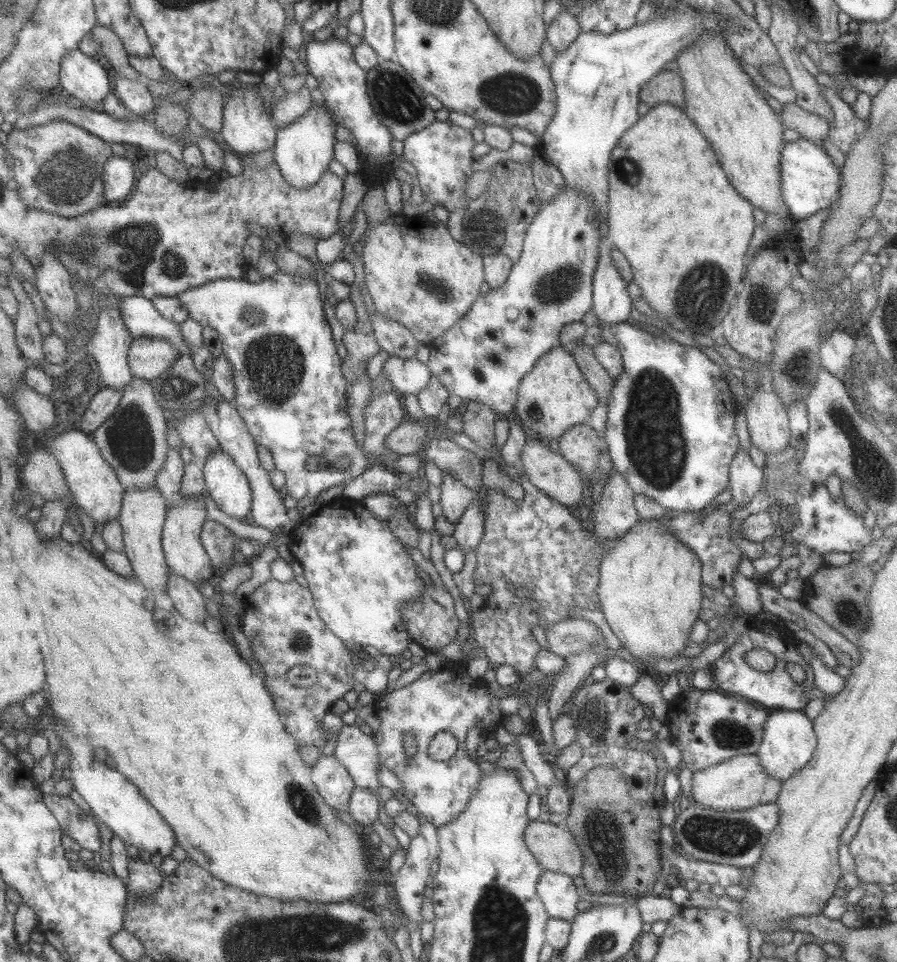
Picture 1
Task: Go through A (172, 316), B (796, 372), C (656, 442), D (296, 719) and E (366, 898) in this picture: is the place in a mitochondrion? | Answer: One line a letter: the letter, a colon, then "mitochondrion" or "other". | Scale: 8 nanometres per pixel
A: other
B: mitochondrion
C: mitochondrion
D: other
E: other

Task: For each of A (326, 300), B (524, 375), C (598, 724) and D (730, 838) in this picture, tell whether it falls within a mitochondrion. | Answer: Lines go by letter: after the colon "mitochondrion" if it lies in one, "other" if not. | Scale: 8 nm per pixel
A: other
B: other
C: mitochondrion
D: mitochondrion

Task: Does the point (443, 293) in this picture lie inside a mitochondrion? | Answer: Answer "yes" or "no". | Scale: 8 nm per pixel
yes

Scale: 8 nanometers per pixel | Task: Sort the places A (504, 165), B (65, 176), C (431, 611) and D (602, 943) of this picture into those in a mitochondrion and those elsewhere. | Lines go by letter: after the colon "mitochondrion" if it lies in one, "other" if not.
A: other
B: mitochondrion
C: other
D: mitochondrion

